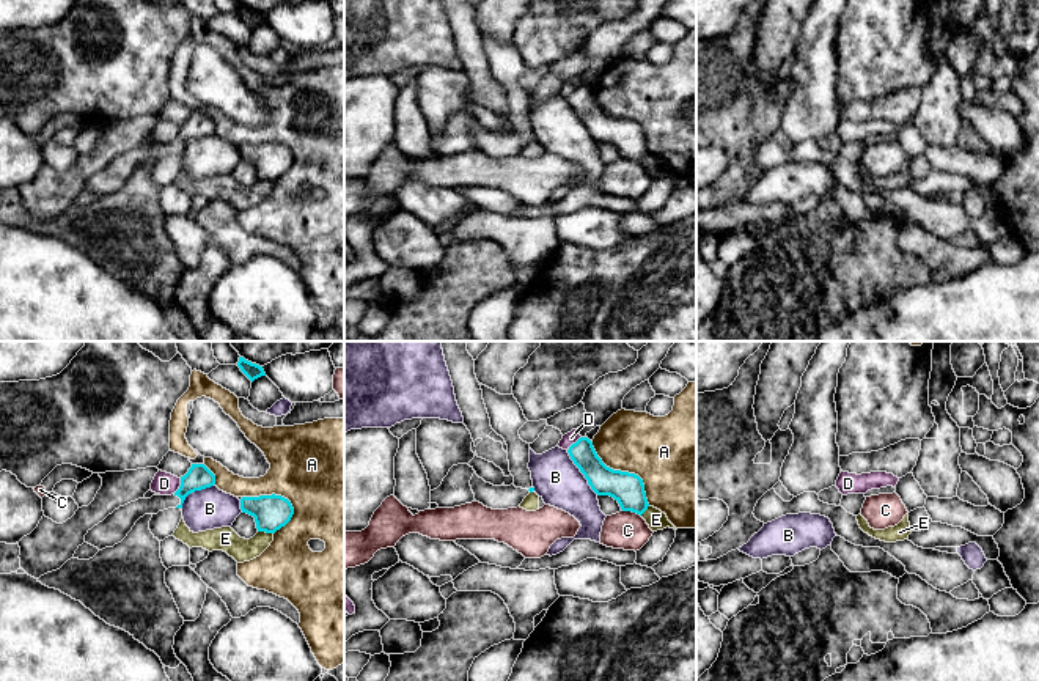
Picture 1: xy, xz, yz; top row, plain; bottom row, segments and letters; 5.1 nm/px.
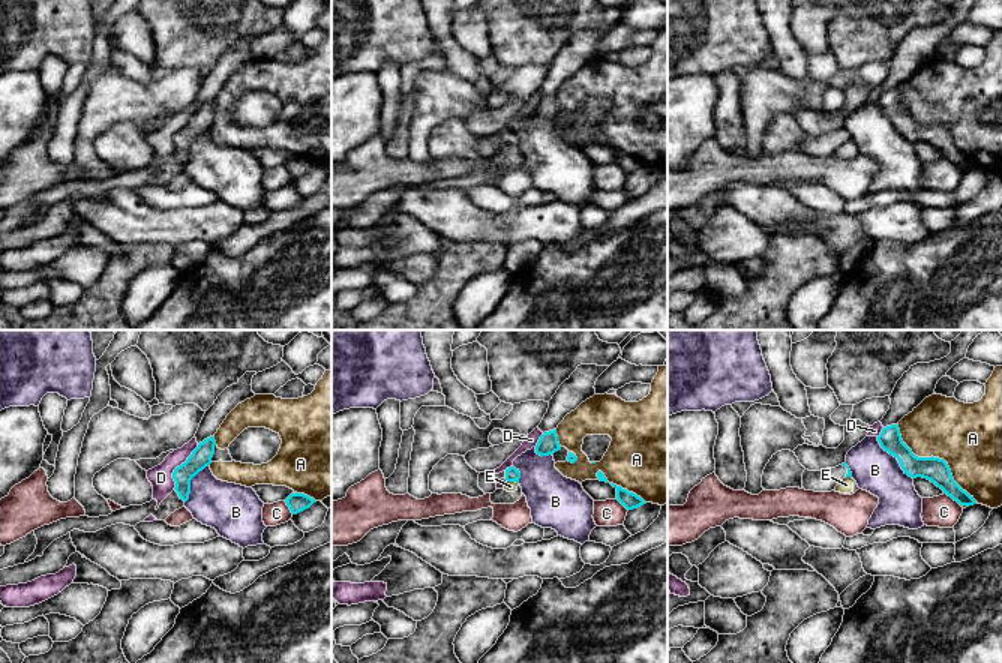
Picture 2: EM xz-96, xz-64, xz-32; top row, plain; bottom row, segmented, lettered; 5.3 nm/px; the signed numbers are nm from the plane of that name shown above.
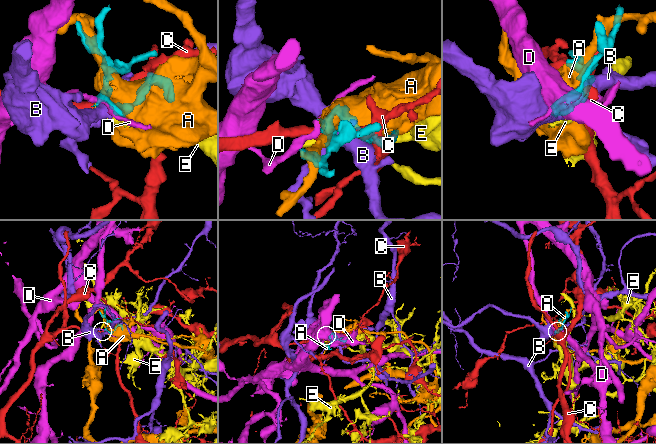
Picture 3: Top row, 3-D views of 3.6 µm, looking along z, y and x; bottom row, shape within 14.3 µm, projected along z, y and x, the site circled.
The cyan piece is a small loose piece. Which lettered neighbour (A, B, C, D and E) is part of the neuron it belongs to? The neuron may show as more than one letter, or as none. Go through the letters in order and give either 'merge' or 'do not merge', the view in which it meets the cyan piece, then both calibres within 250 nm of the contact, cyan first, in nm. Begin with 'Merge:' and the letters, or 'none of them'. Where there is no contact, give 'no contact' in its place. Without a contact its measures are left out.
Merge: none of them
A: do not merge; meets cyan in xz; 160 nm thick on the cyan side, 380 nm on the other
B: do not merge; meets cyan in xz; 160 nm thick on the cyan side, 240 nm on the other
C: do not merge; meets cyan in xz; 160 nm thick on the cyan side, 200 nm on the other
D: do not merge; meets cyan in xy; 130 nm thick on the cyan side, 120 nm on the other
E: do not merge; meets cyan in xy; 180 nm thick on the cyan side, 120 nm on the other

